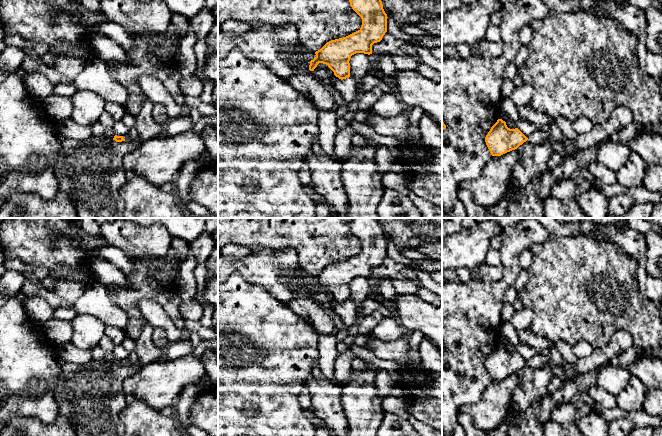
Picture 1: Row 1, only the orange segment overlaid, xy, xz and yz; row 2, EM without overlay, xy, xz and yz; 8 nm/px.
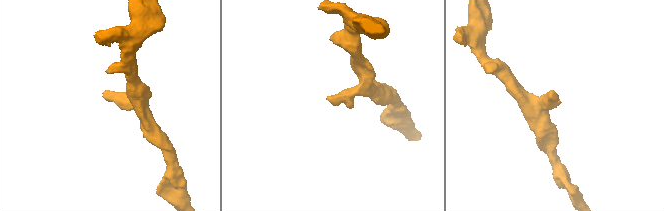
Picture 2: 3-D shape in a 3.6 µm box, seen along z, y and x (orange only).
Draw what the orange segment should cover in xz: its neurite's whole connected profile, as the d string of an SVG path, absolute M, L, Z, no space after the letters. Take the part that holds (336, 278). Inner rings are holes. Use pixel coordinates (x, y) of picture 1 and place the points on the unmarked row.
M352 218L350 230L361 241L361 252L343 262L327 266L310 285L309 294L319 287L326 288L336 301L350 301L350 282L356 277L372 278L372 269L380 266L387 256L387 238L376 218Z

